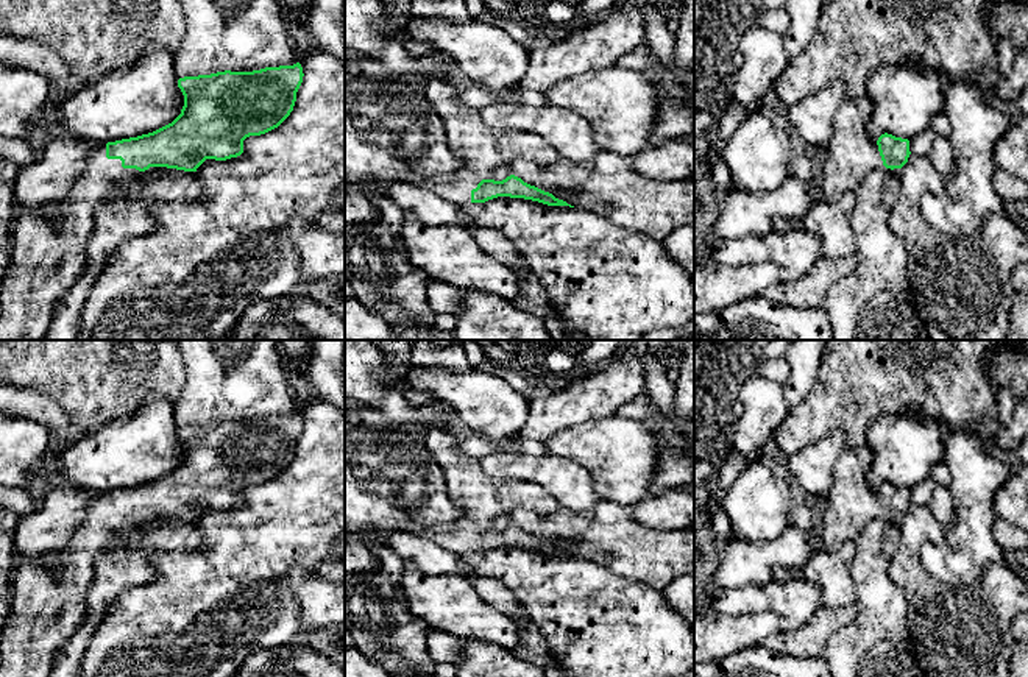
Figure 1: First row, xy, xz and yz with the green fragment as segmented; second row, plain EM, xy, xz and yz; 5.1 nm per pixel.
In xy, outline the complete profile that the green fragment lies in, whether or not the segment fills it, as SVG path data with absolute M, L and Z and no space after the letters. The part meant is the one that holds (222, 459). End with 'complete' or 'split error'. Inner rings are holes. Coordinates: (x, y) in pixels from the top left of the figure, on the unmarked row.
M296 412L253 421L225 420L179 427L178 437L184 445L184 455L172 473L148 484L98 494L89 504L83 524L62 548L19 558L11 572L11 611L2 635L0 677L50 677L58 652L86 619L87 590L94 579L95 558L100 554L111 549L115 541L137 548L144 537L142 523L150 516L197 521L206 509L226 510L240 505L246 487L265 484L290 465L303 426L303 416Z; split error

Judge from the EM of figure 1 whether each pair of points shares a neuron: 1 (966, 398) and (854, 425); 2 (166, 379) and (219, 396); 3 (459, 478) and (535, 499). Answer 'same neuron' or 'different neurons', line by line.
1: same neuron
2: different neurons
3: same neuron

